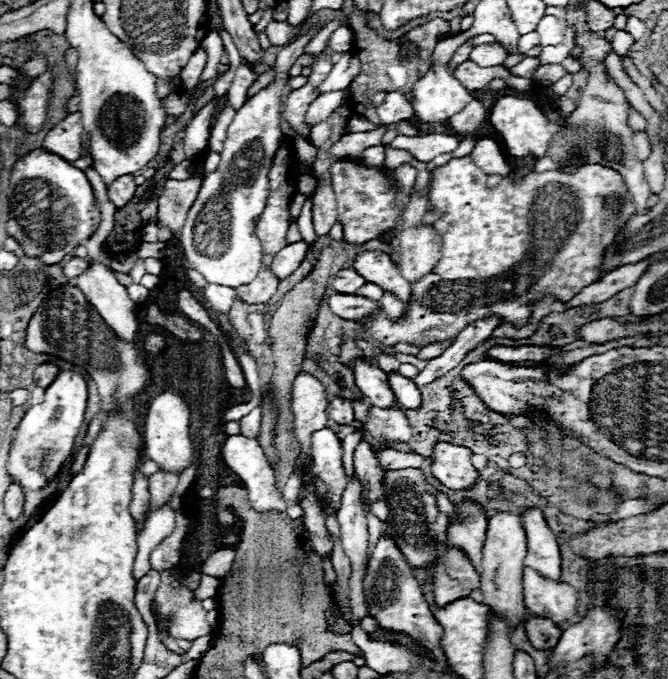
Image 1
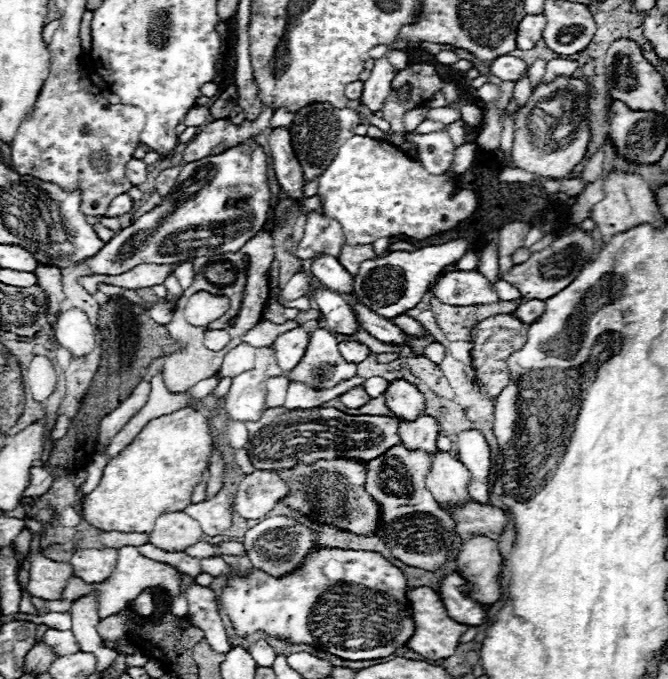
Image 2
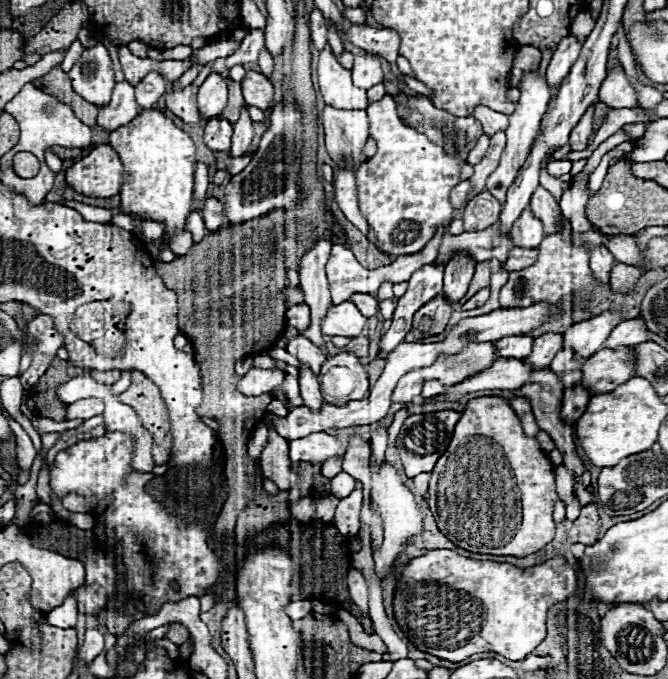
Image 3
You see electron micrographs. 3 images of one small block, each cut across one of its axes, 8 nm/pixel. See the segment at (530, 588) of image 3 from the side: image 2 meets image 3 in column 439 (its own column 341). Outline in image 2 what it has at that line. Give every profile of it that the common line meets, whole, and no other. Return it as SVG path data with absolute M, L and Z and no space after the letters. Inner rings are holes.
M320 548L310 552L304 566L288 576L274 578L252 568L248 578L230 578L218 600L232 620L236 636L264 630L274 638L310 644L344 660L376 660L394 654L414 636L406 592L404 572L378 552ZM308 580L312 582L308 584ZM308 592L314 592L314 598L308 598Z

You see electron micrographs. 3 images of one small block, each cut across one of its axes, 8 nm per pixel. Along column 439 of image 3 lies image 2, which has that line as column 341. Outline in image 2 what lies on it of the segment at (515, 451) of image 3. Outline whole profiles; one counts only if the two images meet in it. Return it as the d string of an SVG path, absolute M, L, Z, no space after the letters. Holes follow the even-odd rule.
M318 460L310 466L296 464L290 470L276 472L290 480L290 492L282 498L282 502L286 502L290 508L316 518L318 522L334 524L356 534L374 534L378 524L378 506L364 490L366 464L352 460Z

